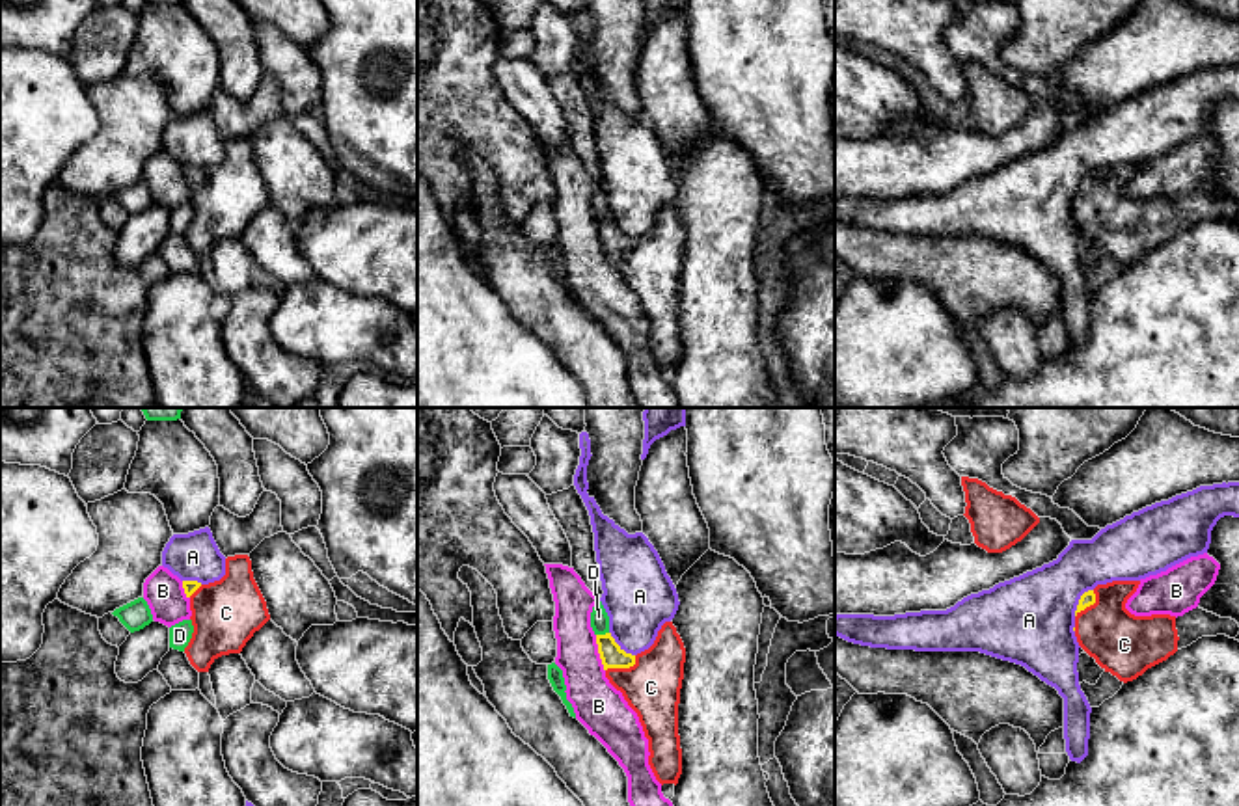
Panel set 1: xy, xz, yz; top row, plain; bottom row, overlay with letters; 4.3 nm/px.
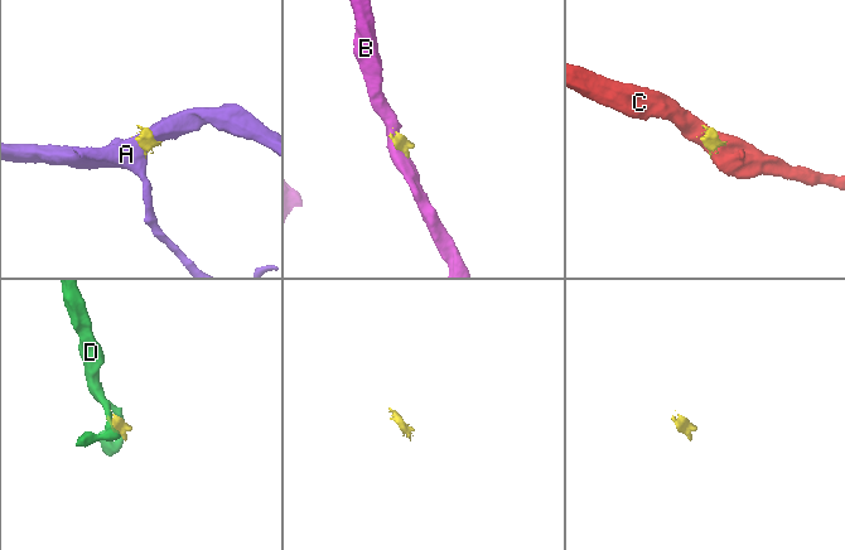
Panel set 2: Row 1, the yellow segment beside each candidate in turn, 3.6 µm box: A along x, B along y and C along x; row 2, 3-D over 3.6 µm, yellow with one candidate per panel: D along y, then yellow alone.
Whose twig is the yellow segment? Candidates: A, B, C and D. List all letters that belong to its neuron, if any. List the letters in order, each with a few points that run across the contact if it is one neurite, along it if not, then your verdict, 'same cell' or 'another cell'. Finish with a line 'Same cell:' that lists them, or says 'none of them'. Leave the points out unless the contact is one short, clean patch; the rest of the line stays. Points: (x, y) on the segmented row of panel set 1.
A: another cell
B: line xz (595, 635), (604, 671); another cell
C: line xz (612, 656), (623, 667), (651, 687); same cell
D: line xz (608, 631), (597, 635); another cell
Same cell: C

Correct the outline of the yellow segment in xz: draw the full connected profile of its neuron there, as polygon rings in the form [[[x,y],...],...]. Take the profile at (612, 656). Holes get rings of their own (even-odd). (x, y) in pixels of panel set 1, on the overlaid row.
[[[665,622],[654,644],[637,655],[626,653],[611,633],[596,635],[596,644],[606,678],[639,717],[656,780],[676,786],[682,774],[678,704],[686,663],[676,627]]]

